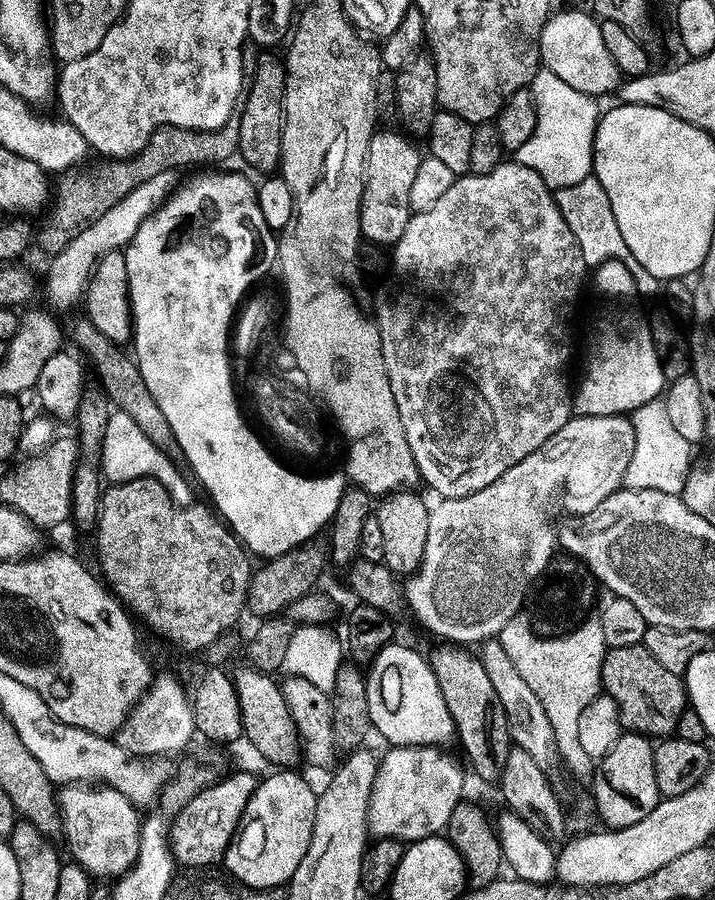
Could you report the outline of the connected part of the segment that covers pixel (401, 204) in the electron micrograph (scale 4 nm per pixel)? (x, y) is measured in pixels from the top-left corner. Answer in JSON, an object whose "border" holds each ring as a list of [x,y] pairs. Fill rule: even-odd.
{"border":[[[381,131],[371,142],[365,172],[362,238],[370,244],[383,248],[394,248],[406,234],[406,227],[413,218],[410,206],[411,187],[418,176],[418,166],[423,160],[422,152],[413,145],[409,137],[401,133]]]}

